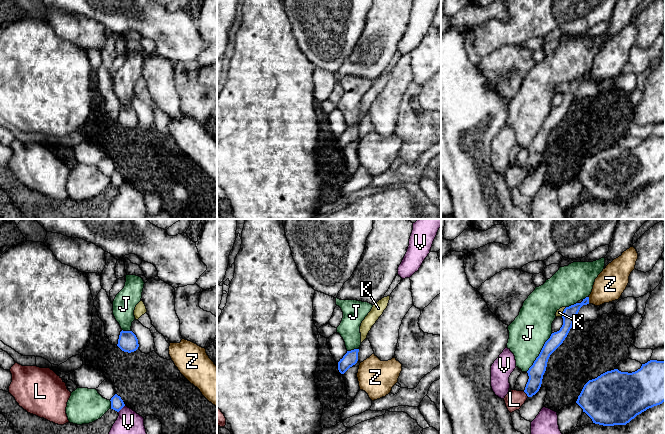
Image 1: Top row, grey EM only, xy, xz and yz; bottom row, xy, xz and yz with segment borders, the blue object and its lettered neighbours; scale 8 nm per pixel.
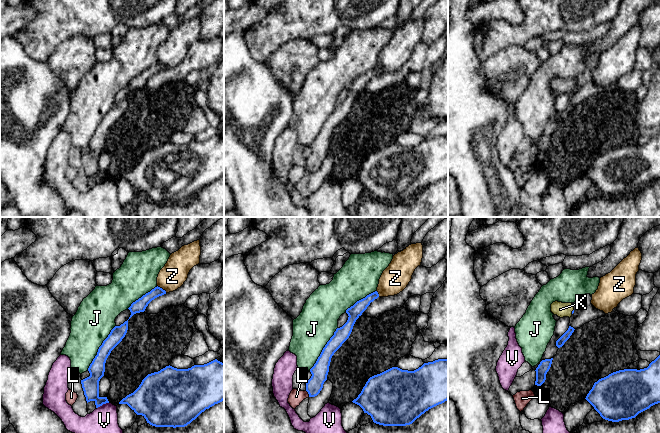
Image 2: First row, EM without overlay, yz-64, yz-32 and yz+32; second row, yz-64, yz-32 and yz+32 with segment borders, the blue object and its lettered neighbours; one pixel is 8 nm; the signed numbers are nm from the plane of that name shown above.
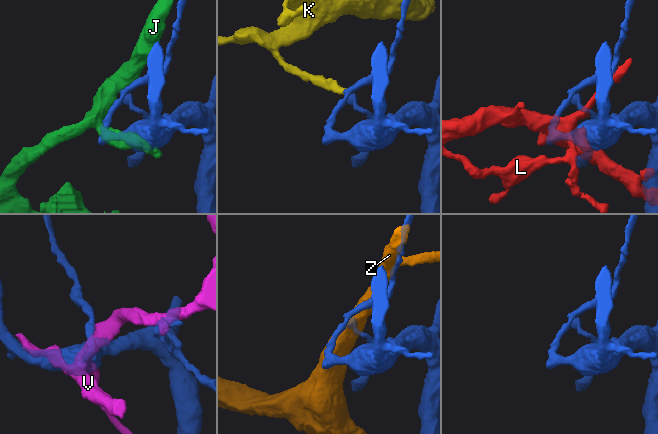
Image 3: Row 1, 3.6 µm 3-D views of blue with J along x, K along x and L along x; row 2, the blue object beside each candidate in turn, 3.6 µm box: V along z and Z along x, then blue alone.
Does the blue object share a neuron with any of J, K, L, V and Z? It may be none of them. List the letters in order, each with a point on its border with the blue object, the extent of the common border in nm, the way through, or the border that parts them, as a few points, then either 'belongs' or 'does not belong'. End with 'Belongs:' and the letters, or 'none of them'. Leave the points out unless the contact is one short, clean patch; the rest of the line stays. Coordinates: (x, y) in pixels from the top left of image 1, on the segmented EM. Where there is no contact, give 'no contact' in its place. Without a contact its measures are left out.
J: contact yz (540, 352); length 380 nm; does not belong
K: contact yz (562, 312); length 90 nm; border yz (566, 307), (561, 316); does not belong
L: contact yz (526, 393); length 60 nm; does not belong
V: contact xy (121, 408); length 80 nm; does not belong
Z: contact yz (588, 300); length 60 nm; does not belong
Belongs: none of them

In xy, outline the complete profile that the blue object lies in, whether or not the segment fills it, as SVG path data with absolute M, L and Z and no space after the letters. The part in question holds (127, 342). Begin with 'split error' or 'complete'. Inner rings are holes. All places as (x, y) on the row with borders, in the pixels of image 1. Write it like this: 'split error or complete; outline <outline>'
complete; outline M121 331L117 346L124 352L134 352L138 349L138 339L132 331Z

